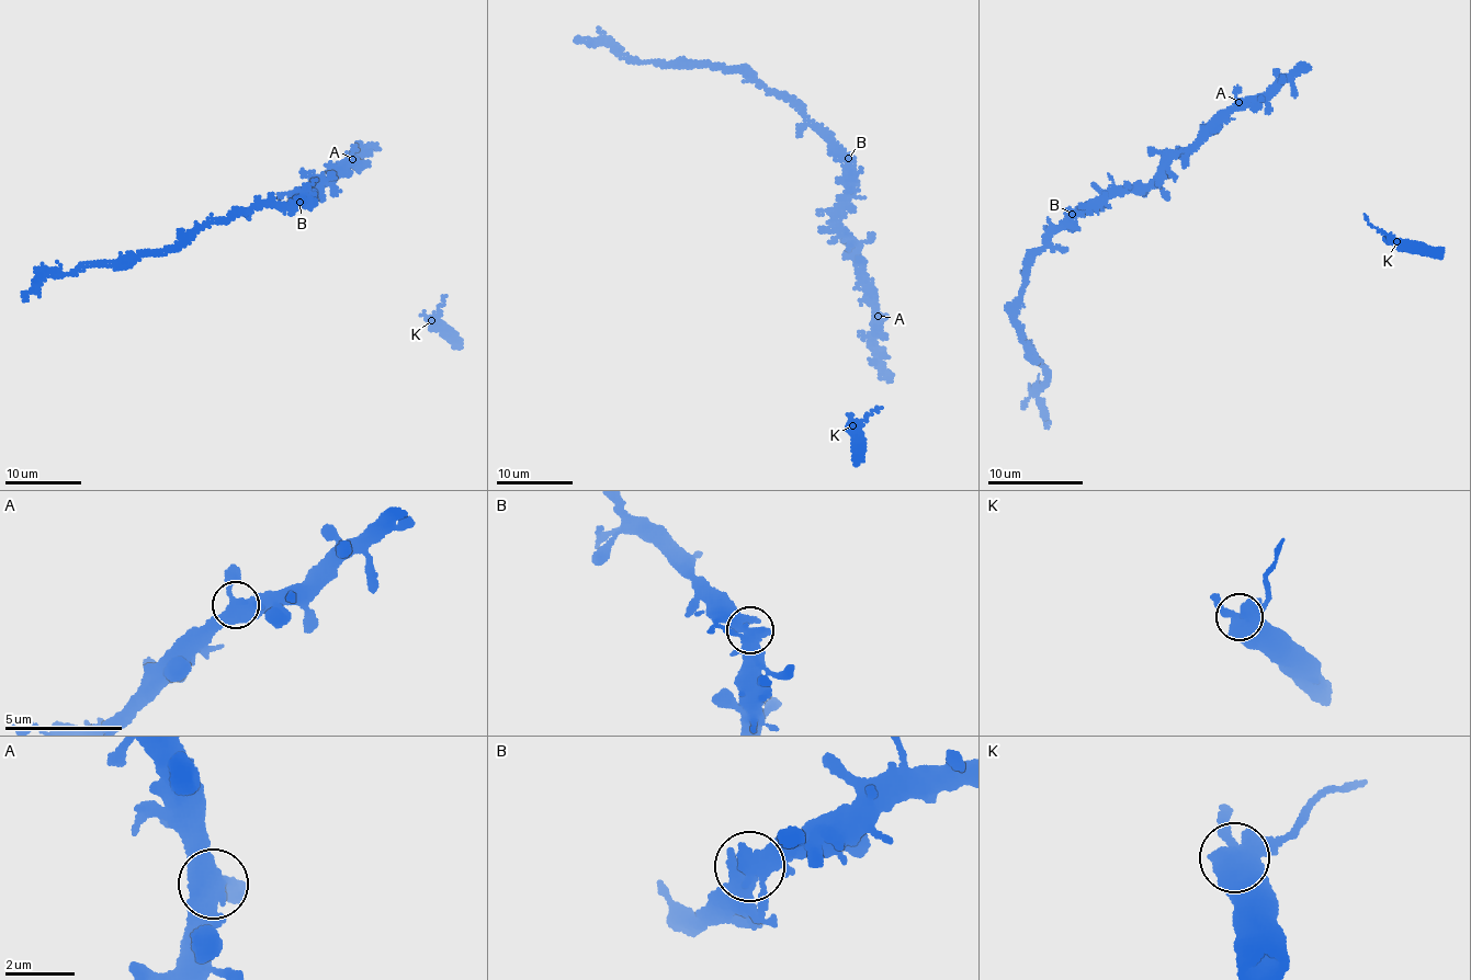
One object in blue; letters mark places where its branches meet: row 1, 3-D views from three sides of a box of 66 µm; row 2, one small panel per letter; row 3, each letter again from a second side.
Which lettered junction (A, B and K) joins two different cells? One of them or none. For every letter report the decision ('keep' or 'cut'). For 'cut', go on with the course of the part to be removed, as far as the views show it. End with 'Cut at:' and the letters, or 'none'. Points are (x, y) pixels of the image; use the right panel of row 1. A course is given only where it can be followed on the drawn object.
A: keep
B: keep
K: keep
Cut at: none

